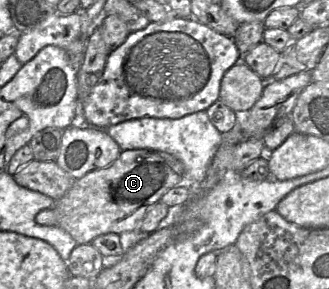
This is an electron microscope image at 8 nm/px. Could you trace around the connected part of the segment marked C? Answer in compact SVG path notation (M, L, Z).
M145 149L121 151L118 158L109 166L93 170L75 181L74 185L59 200L53 208L41 210L36 214L36 223L44 226L57 226L68 232L77 244L91 243L96 237L116 233L133 235L138 233L138 227L147 210L171 188L185 181L185 168L174 156Z

